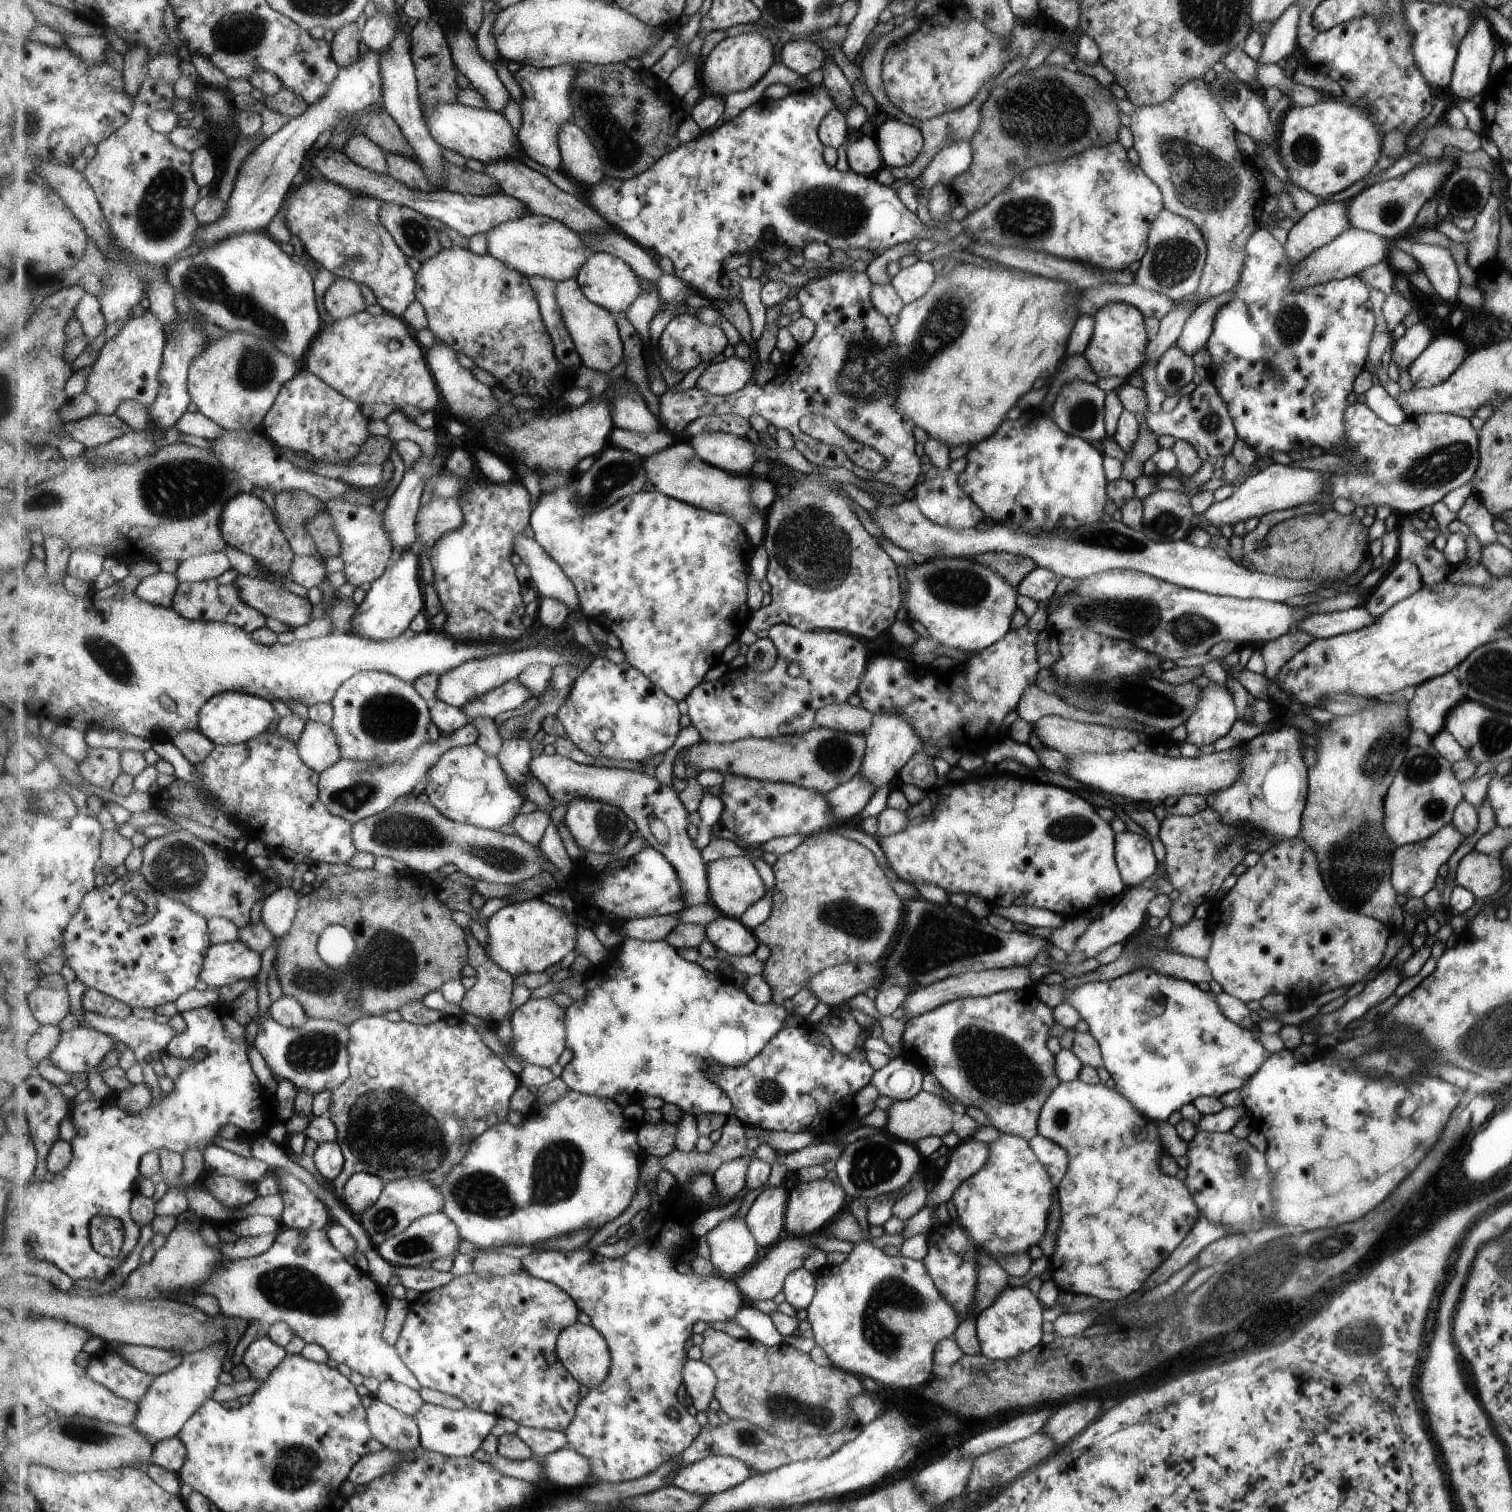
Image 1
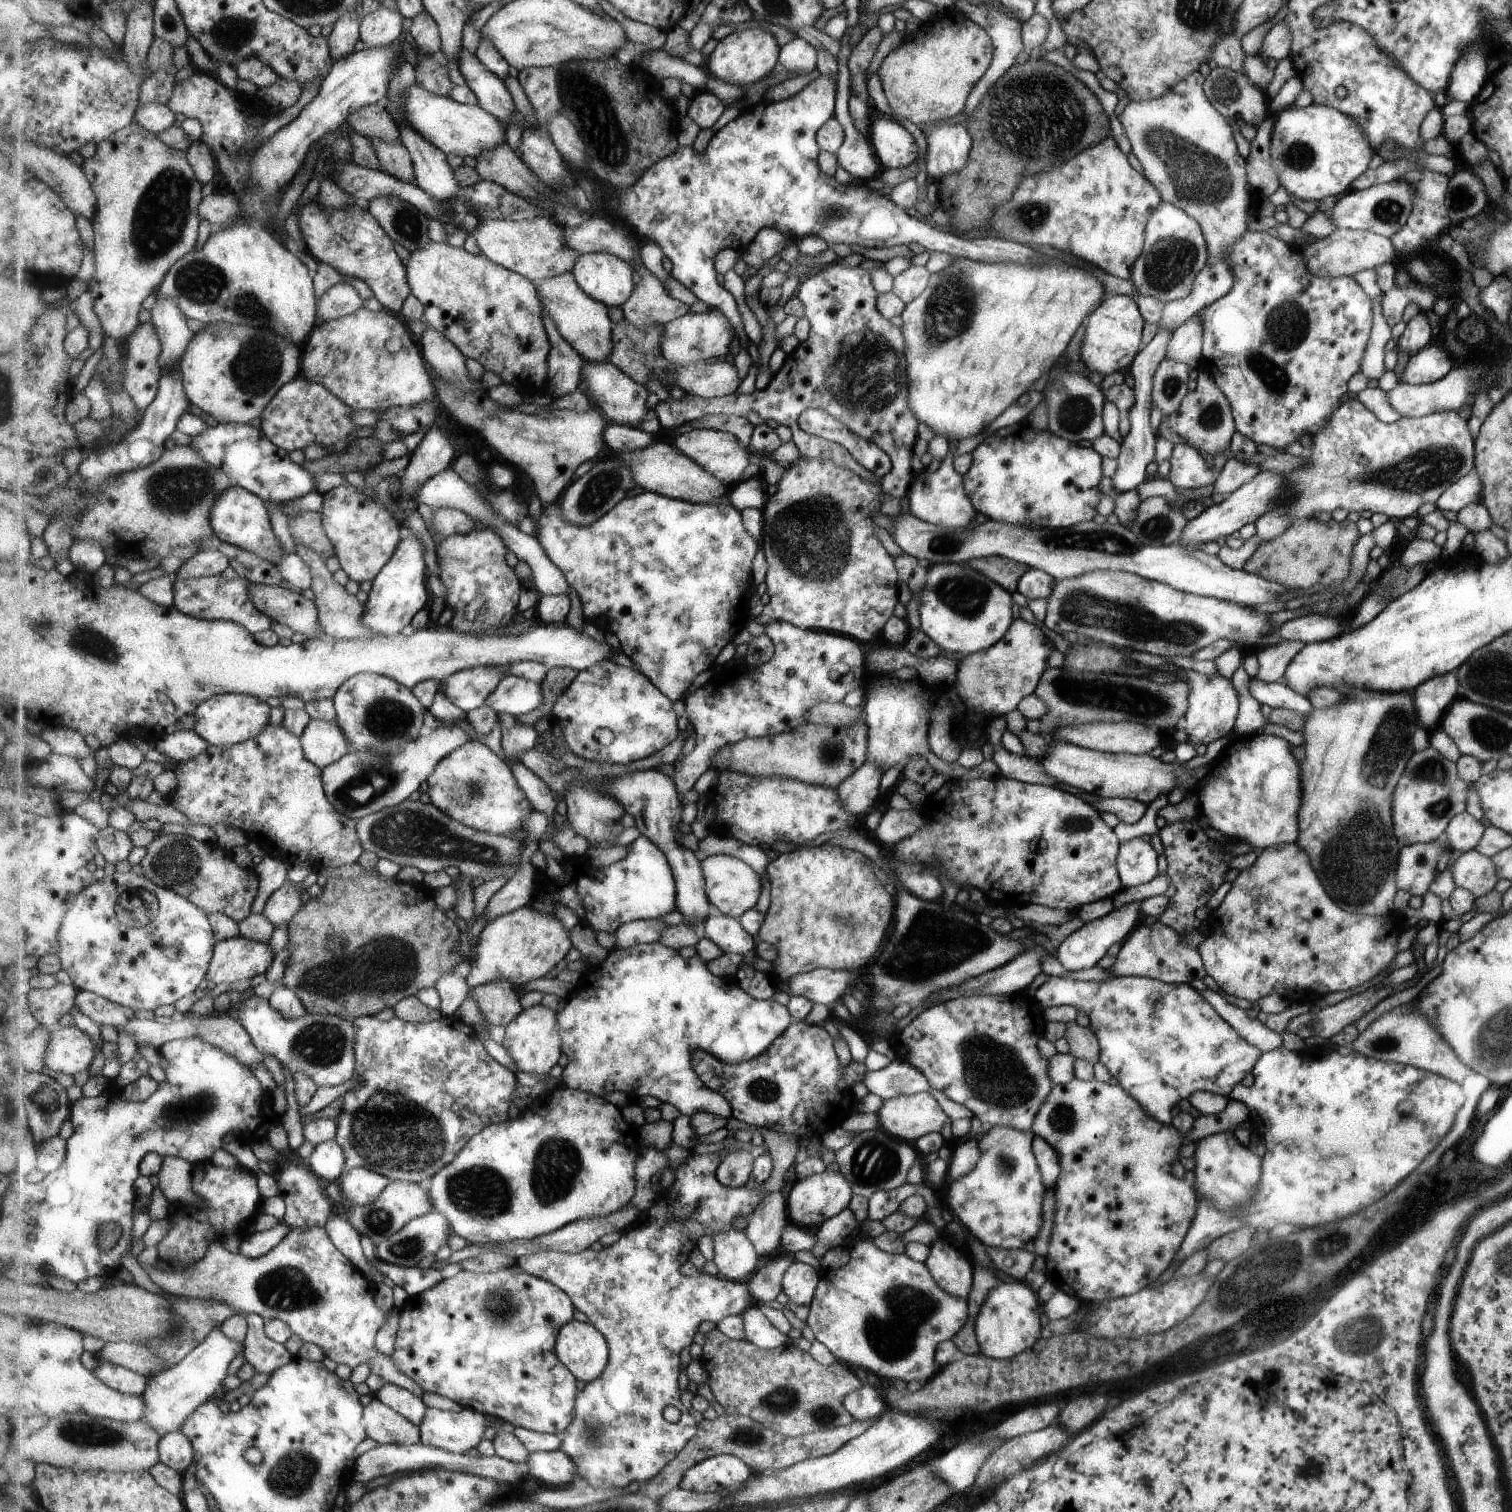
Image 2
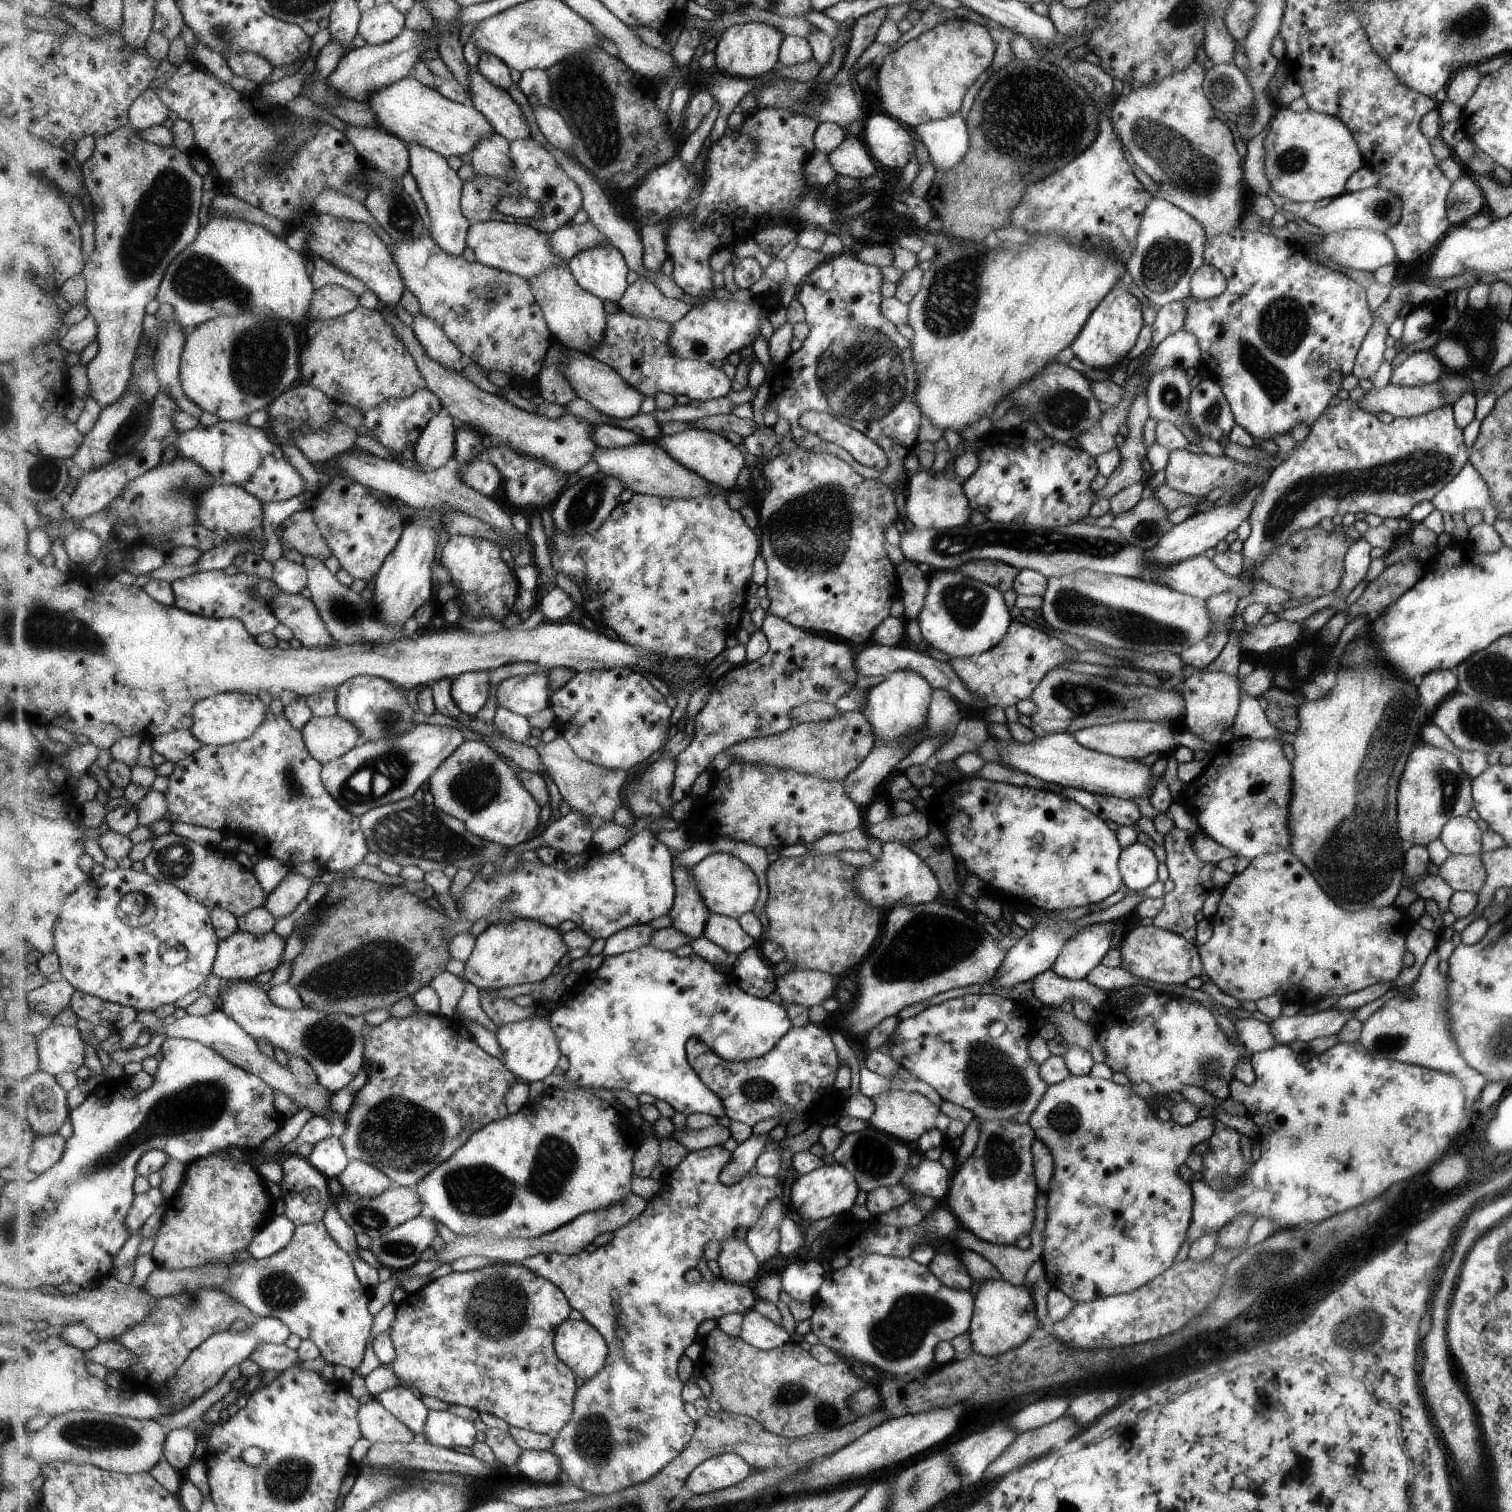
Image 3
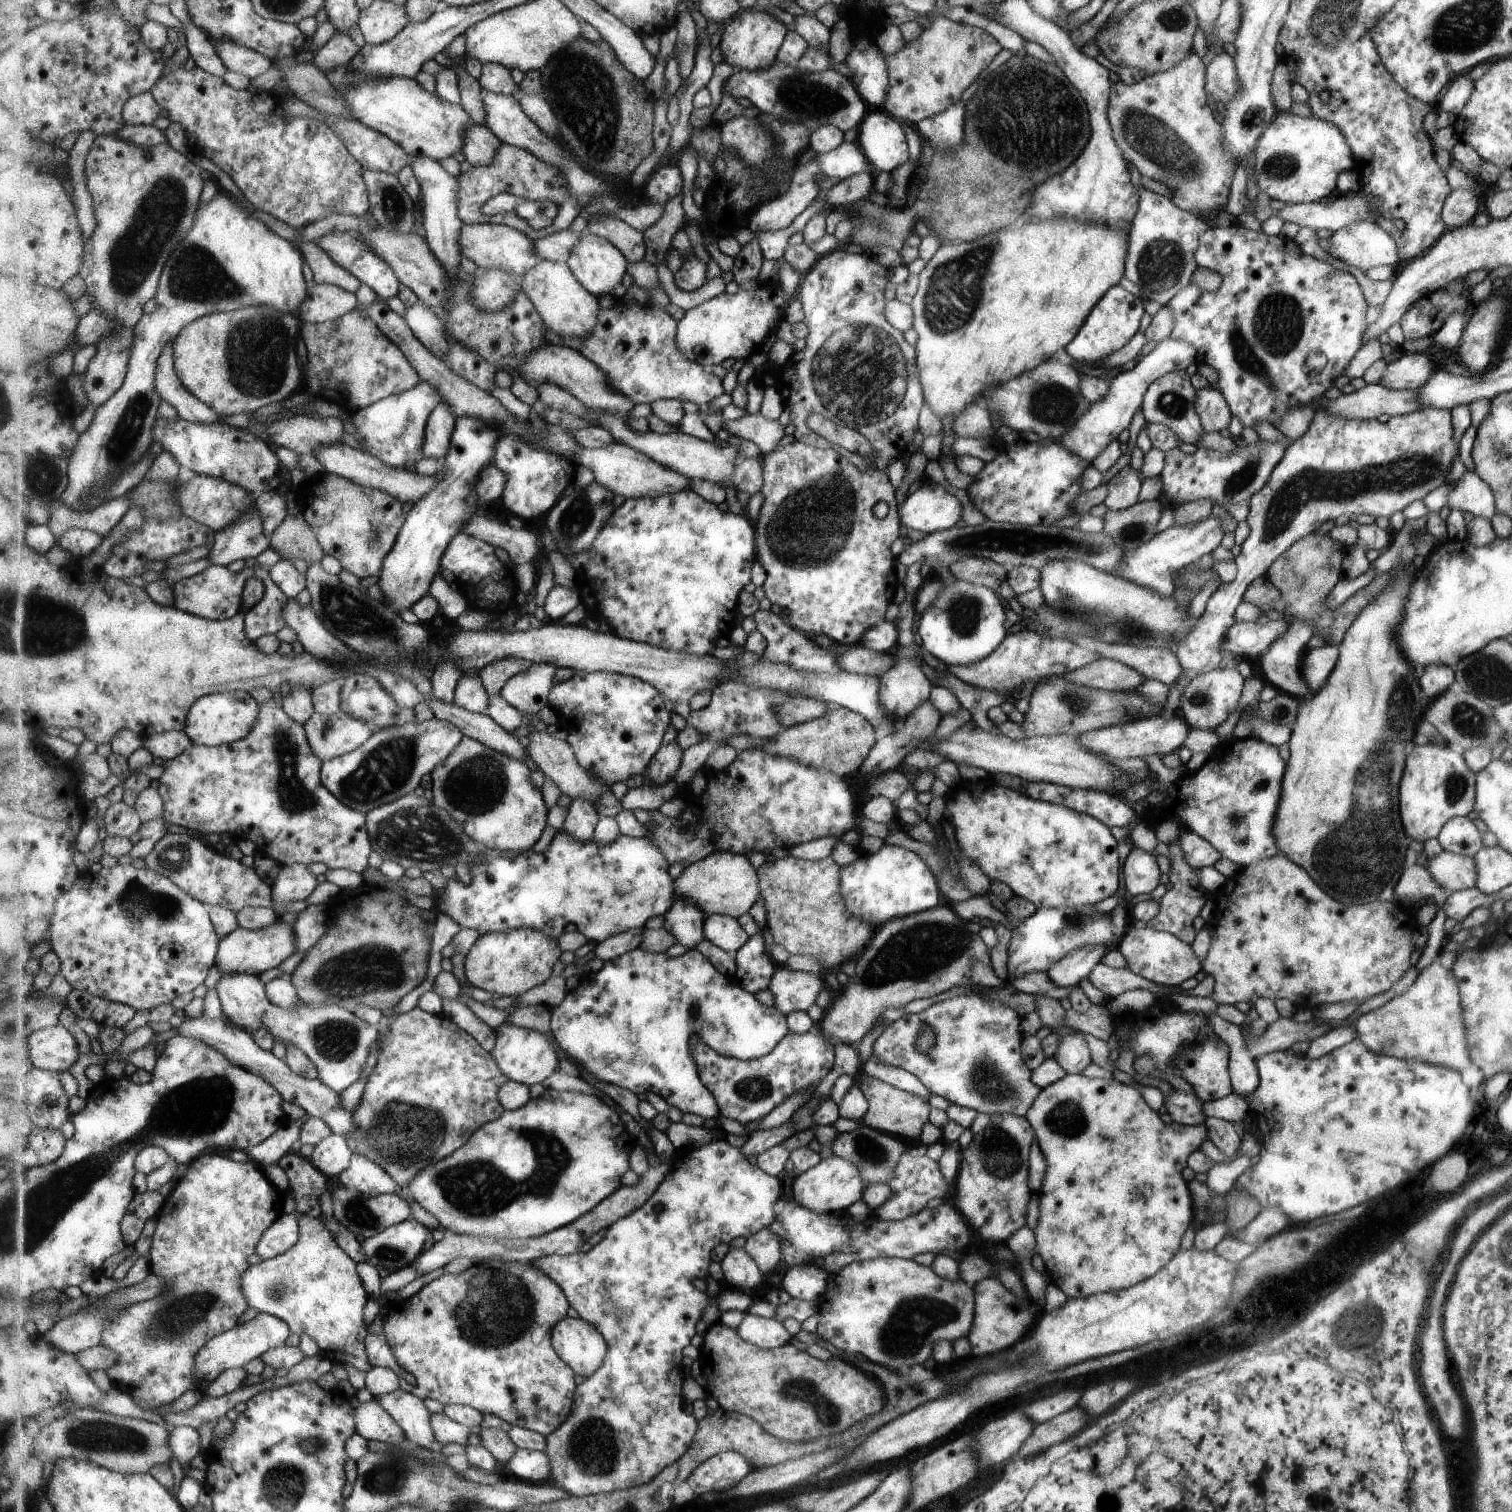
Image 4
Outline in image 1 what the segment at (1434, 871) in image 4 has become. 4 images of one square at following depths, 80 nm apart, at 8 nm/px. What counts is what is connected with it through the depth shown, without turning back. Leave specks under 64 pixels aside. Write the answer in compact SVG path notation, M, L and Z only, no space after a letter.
M1471 850L1459 860L1454 878L1456 884L1473 893L1475 899L1485 898L1503 884L1503 868L1493 855Z

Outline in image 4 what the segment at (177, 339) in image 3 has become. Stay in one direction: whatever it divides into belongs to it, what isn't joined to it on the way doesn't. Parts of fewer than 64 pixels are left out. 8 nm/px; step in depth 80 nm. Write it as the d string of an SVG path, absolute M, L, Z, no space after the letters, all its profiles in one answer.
M173 342L167 343L158 358L156 389L163 401L172 404L181 418L192 423L217 423L221 415L207 403L199 400L179 378L176 369Z

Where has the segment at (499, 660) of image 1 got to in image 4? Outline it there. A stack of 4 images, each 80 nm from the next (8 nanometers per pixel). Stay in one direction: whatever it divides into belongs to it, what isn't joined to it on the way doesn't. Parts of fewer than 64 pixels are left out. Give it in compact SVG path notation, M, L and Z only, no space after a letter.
M478 672L465 673L459 680L454 702L458 707L474 713L484 713L490 705L484 680Z

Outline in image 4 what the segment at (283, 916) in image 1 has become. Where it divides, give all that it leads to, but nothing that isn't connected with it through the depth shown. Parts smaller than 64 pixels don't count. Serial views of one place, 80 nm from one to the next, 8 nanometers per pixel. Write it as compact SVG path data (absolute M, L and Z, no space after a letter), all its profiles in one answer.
M306 864L284 865L278 874L278 880L272 886L274 901L271 907L287 908L285 905L287 902L305 900L311 896L317 884L319 884L317 876L307 868Z

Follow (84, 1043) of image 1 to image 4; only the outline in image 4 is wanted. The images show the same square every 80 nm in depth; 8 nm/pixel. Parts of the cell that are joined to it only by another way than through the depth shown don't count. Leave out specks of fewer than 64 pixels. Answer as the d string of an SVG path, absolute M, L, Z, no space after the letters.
M53 1025L34 1032L28 1038L31 1058L35 1067L58 1072L67 1072L79 1060L79 1044L73 1032L63 1025Z

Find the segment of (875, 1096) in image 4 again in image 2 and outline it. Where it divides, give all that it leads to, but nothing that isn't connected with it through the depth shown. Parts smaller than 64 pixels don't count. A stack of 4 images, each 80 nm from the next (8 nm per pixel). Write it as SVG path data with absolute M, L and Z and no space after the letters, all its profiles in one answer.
M927 1091L882 1099L876 1113L883 1132L910 1144L927 1133L939 1133L947 1118Z

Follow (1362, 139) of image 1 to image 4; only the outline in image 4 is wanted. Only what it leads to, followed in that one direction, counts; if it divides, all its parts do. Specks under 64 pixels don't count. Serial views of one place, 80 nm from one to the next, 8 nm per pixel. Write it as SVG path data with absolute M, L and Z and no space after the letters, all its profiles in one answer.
M1277 112L1253 151L1256 185L1267 198L1281 200L1285 205L1329 197L1335 190L1337 175L1355 164L1346 136L1337 125L1313 115L1302 117L1291 112Z

